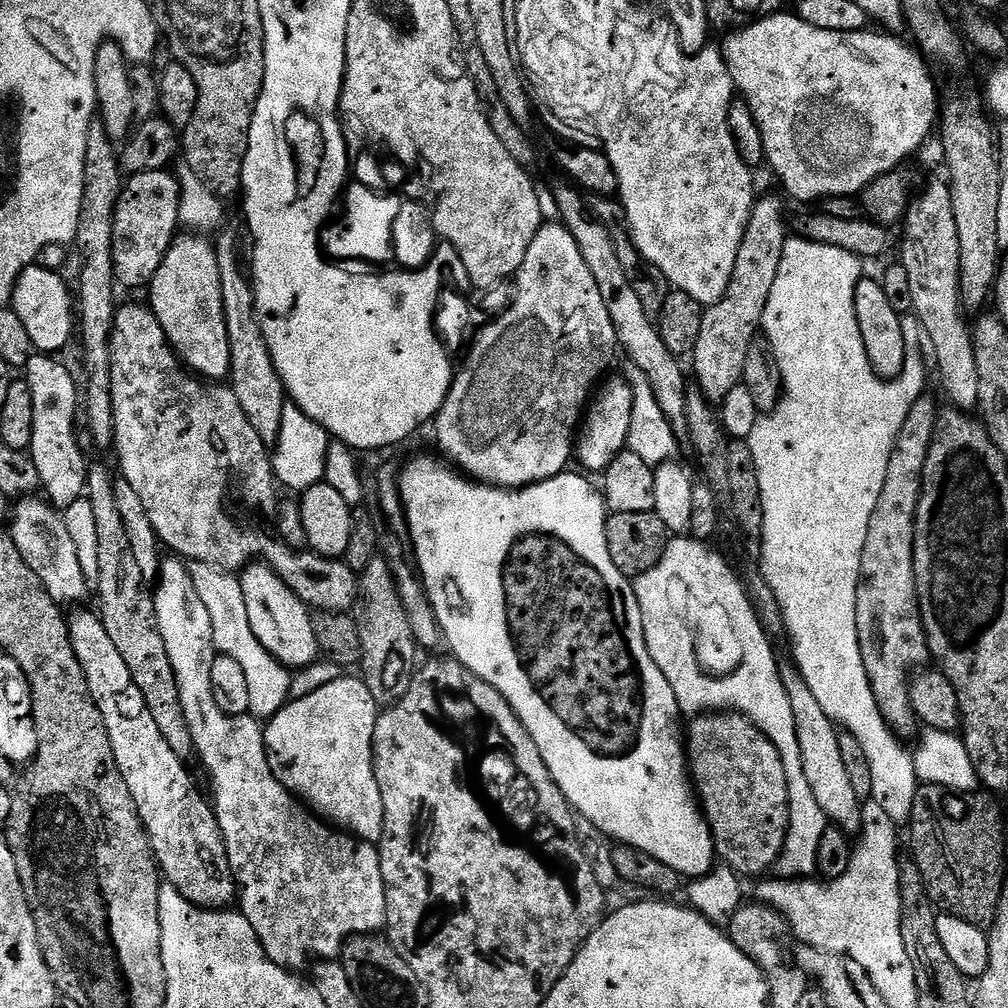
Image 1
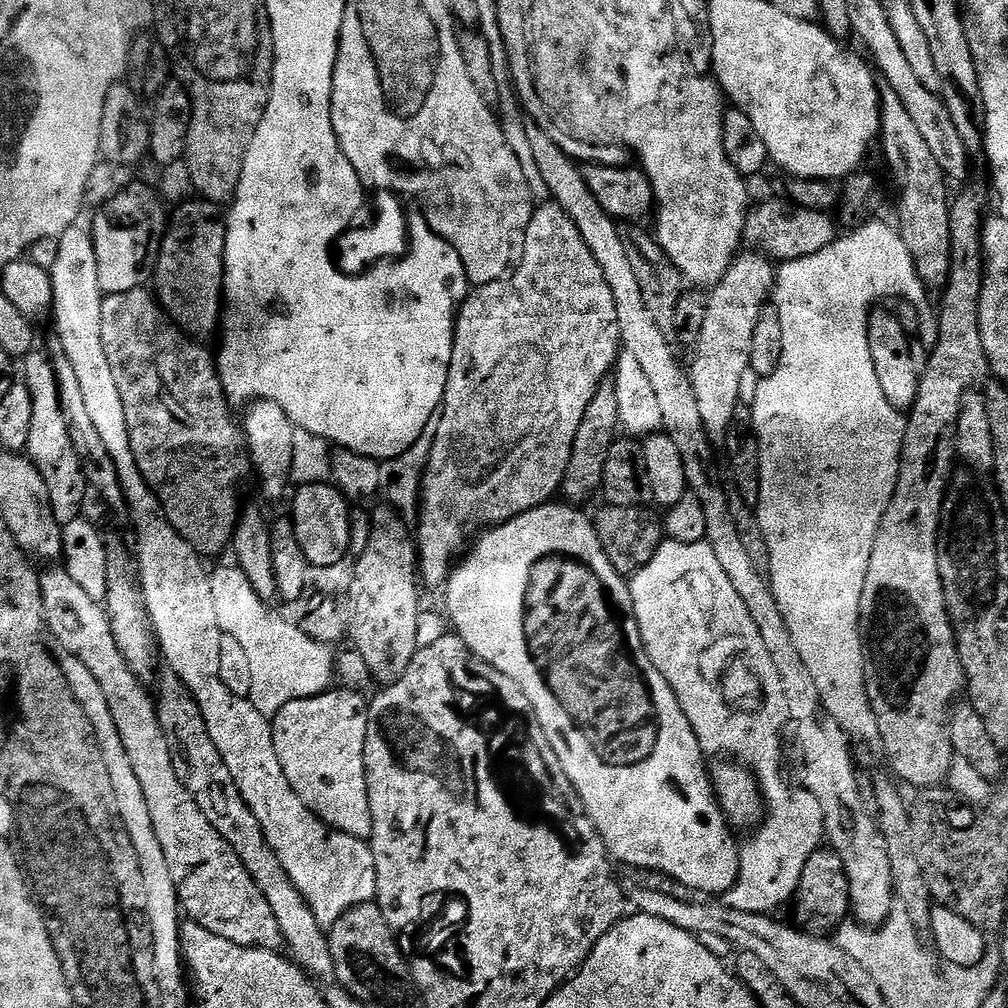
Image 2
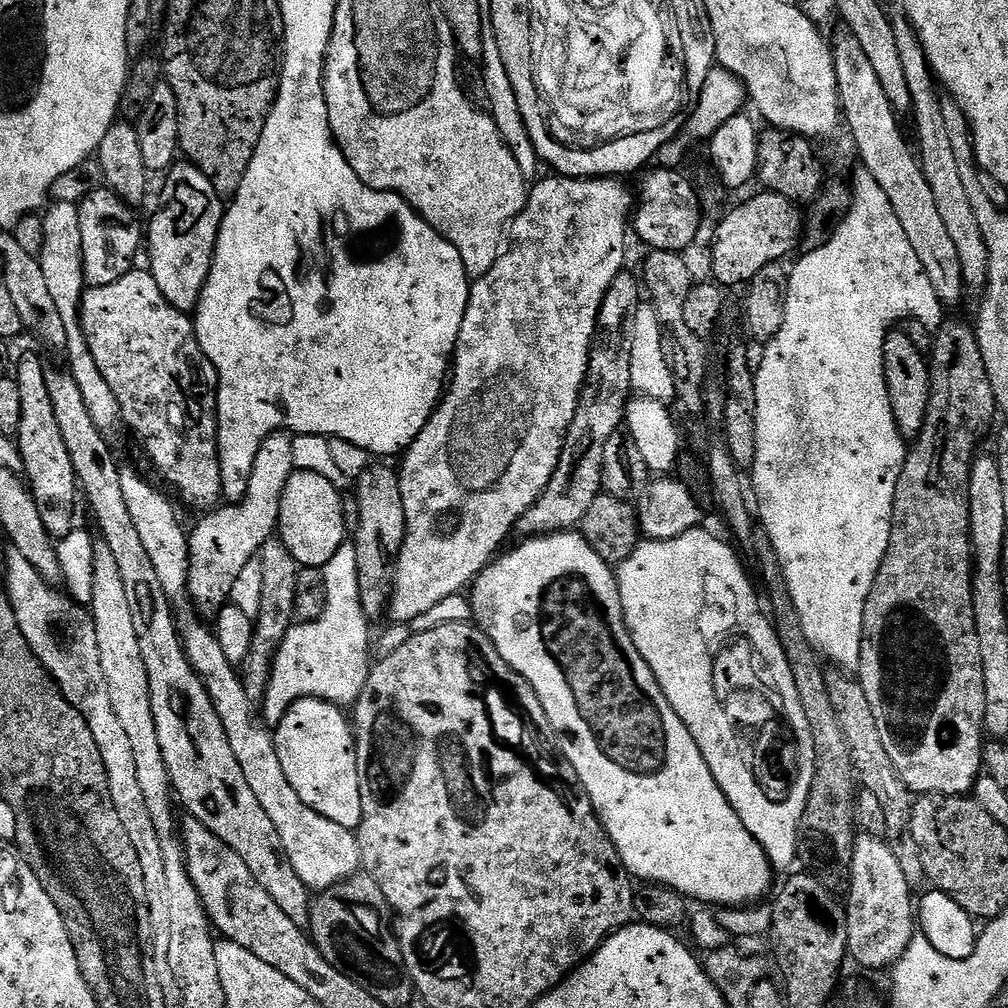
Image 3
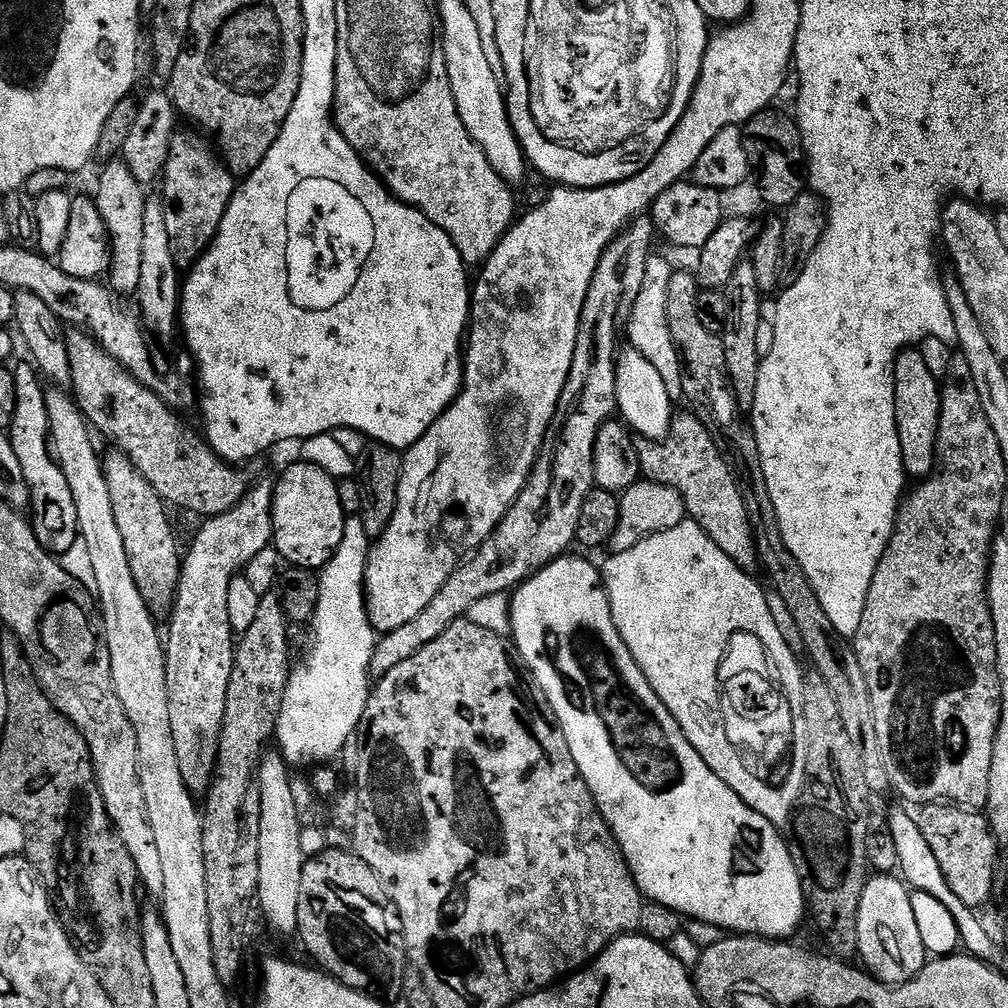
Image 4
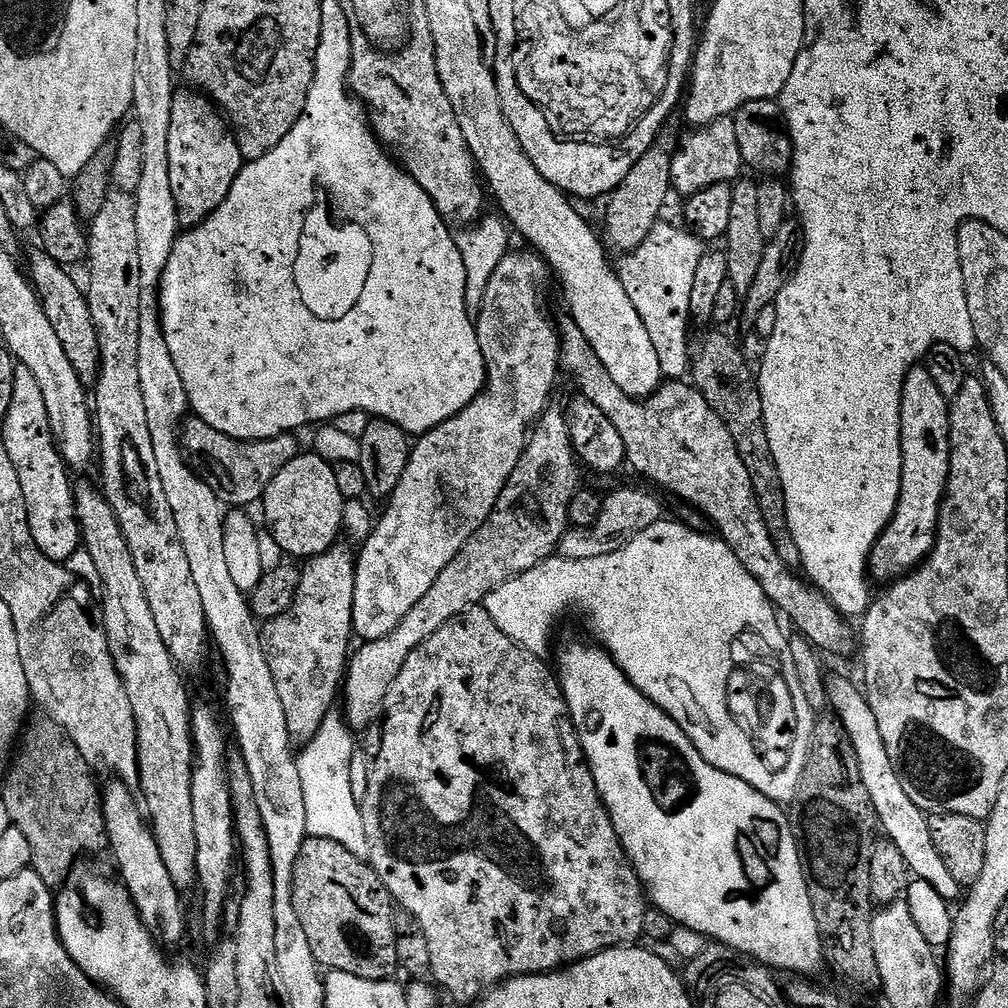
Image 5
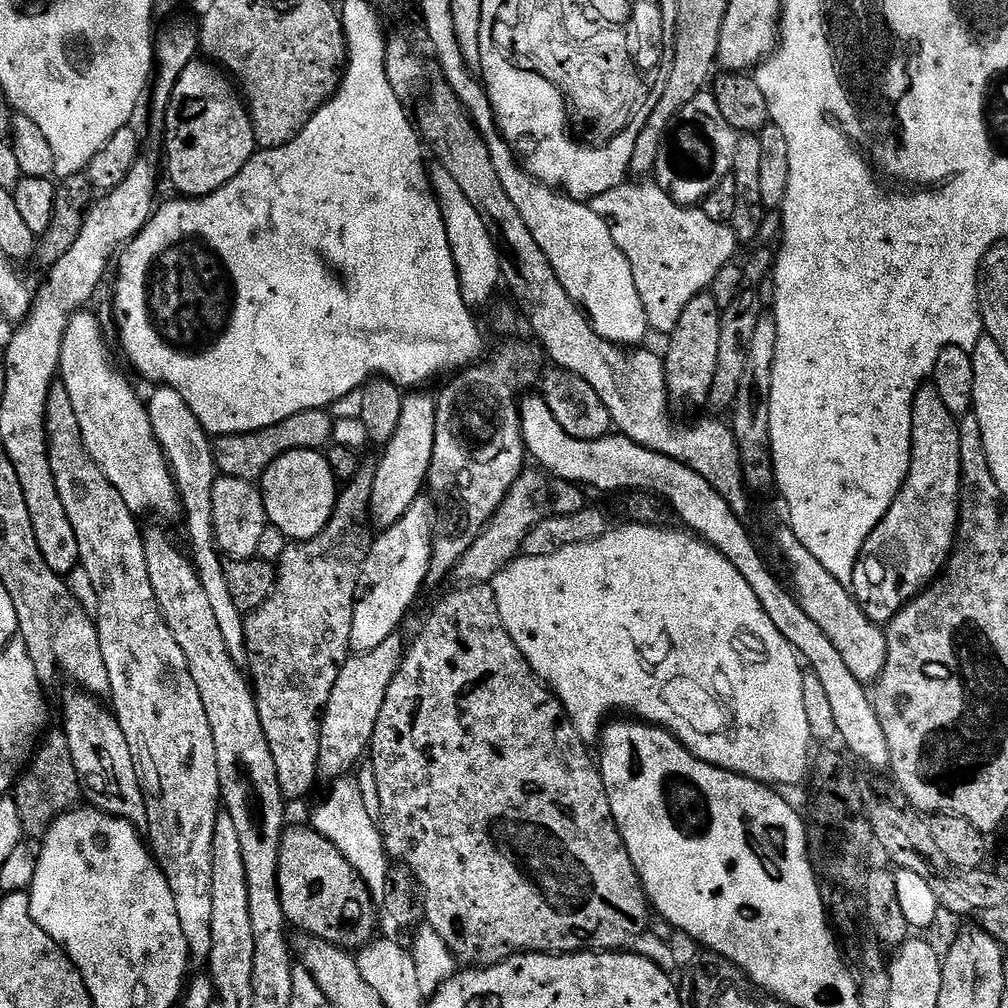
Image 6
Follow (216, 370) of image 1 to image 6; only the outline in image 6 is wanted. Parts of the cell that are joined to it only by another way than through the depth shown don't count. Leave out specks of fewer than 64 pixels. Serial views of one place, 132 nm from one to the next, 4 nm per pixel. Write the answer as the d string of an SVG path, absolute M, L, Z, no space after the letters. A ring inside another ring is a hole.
M193 58L186 70L182 70L182 78L174 86L162 135L164 152L168 155L168 176L184 198L217 192L258 151L252 119L241 93L217 65L204 58Z

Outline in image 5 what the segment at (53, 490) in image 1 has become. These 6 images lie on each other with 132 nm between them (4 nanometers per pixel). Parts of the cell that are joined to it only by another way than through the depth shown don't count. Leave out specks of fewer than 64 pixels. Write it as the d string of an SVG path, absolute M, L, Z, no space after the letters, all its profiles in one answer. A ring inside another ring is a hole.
M22 366L17 367L14 378L14 398L10 398L10 410L2 421L4 436L2 442L6 446L6 454L10 454L10 462L14 462L14 470L18 470L18 482L22 482L22 498L26 498L26 510L30 522L30 534L34 534L34 542L46 558L57 562L67 562L82 547L80 523L76 517L76 493L74 480L71 480L70 469L60 457L60 451L50 430L50 418L46 414L46 402L42 399L42 390L34 374Z

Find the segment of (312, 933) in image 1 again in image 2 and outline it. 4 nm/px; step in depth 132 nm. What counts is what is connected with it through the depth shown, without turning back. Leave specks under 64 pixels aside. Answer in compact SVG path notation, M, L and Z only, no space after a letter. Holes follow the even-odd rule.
M80 227L67 228L58 238L58 258L54 258L54 266L50 270L52 278L50 316L51 319L56 319L54 334L62 342L62 350L66 350L66 358L70 358L70 366L78 377L88 416L106 445L106 450L114 462L114 470L118 470L118 482L128 503L130 528L136 531L134 555L138 561L140 586L144 590L148 616L152 619L152 629L156 631L159 655L163 663L164 660L168 663L167 667L171 672L192 691L192 696L202 710L206 730L210 730L210 738L214 741L214 746L218 746L218 754L222 754L222 762L226 762L226 767L230 770L230 778L234 778L246 806L260 823L264 841L274 850L282 870L286 870L290 882L294 882L294 886L310 906L317 922L322 926L330 926L338 922L338 918L342 918L342 914L346 914L354 906L375 901L374 854L365 841L328 827L304 805L302 798L298 798L298 794L294 794L290 782L286 782L282 762L278 762L278 754L274 750L270 720L260 714L249 699L230 694L230 690L226 690L218 674L218 650L222 633L214 611L214 598L210 595L208 581L210 572L207 567L204 569L205 561L201 553L197 552L193 544L186 542L186 538L182 538L182 534L174 530L174 526L170 526L164 511L160 509L160 499L152 491L142 472L138 470L130 446L126 410L122 407L122 398L118 395L118 386L114 382L113 372L110 371L106 350L102 346L102 306L105 295L98 286L98 258L94 254L91 231L87 227Z

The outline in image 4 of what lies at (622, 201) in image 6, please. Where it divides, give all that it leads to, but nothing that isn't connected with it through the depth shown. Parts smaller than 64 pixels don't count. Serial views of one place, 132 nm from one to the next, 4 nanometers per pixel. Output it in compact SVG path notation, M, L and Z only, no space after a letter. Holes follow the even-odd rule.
M653 255L646 266L646 279L642 282L642 290L638 294L638 302L634 302L634 310L626 321L626 340L631 347L637 348L658 370L662 383L666 385L666 394L670 394L673 402L684 400L682 374L684 366L680 359L680 352L676 348L674 338L670 334L670 322L666 318L666 290L670 286L670 278L674 271L662 257Z

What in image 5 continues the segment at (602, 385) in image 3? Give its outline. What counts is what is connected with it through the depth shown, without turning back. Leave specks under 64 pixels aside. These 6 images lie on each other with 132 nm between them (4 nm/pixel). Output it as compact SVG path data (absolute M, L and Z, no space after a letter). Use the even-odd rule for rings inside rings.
M670 118L664 124L654 146L650 146L650 150L642 154L642 158L628 171L626 178L622 178L620 185L607 197L608 209L604 212L602 236L613 253L627 254L638 246L642 246L642 242L650 234L652 227L661 219L660 211L663 210L668 195L673 195L672 155L679 147L682 134L682 131L680 132L681 121L677 120ZM545 411L540 417L538 427L531 433L520 464L508 479L508 485L504 487L492 517L468 539L468 545L454 558L454 562L450 562L446 570L438 574L438 582L434 582L434 586L426 590L426 594L414 606L414 610L410 610L410 614L406 614L406 618L402 618L402 622L398 622L398 626L394 626L394 630L386 634L386 638L369 640L361 643L359 645L361 648L357 652L355 649L342 685L342 704L344 700L342 716L350 729L368 728L372 720L379 721L383 717L386 694L390 694L390 686L394 686L394 678L402 674L402 666L406 666L406 658L410 658L410 654L414 654L418 646L425 644L431 636L438 634L438 630L442 630L442 626L446 626L463 612L483 605L486 597L494 590L498 590L498 586L510 582L516 576L526 574L526 570L534 570L534 566L538 566L543 560L557 555L560 543L570 530L568 507L582 487L580 481L582 468L570 438L567 415L563 411L552 411Z

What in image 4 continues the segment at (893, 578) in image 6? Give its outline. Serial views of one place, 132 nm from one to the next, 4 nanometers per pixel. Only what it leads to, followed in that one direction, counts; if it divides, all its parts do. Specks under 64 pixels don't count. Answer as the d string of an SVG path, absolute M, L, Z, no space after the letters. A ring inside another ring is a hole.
M919 347L905 348L896 359L896 425L902 446L904 471L909 477L927 478L936 467L936 435L940 421L941 381L926 366Z

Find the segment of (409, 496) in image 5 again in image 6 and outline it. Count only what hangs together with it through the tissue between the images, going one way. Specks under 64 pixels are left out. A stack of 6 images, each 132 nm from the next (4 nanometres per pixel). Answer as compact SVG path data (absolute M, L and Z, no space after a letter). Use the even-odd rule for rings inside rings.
M422 494L414 502L414 506L410 506L406 514L402 514L397 524L383 529L373 539L372 549L364 563L364 589L352 612L350 642L353 653L374 650L382 646L386 638L397 635L399 628L396 627L411 610L420 587L425 587L428 579L428 571L432 565L433 527L434 505L427 495Z

